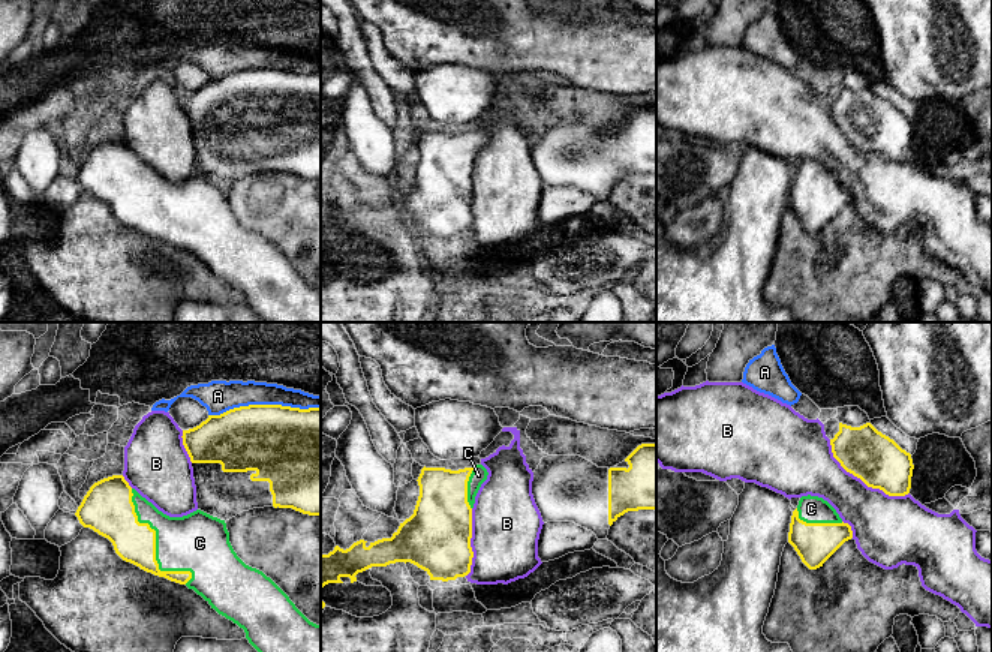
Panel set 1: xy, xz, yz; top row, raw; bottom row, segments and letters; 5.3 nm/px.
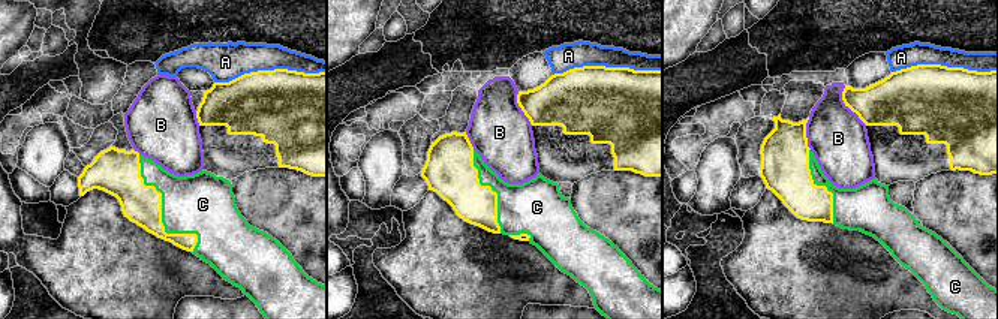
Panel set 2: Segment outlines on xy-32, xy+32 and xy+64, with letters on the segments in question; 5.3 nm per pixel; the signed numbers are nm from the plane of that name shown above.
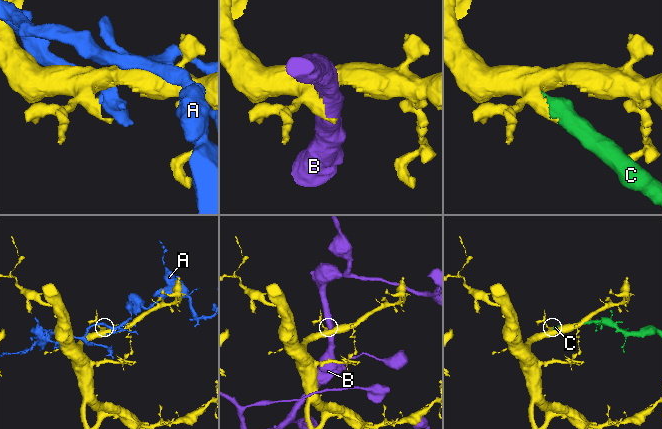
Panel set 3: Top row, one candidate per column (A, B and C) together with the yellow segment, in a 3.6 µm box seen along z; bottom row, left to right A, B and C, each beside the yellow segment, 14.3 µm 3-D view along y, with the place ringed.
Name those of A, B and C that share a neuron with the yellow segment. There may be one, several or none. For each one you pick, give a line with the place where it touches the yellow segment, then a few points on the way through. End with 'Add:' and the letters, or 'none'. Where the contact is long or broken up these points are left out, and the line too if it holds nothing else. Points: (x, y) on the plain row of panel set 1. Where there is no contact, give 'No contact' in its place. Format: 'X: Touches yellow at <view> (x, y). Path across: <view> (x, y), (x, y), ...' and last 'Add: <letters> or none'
C: Touches yellow at xy (155, 212)
Add: C

